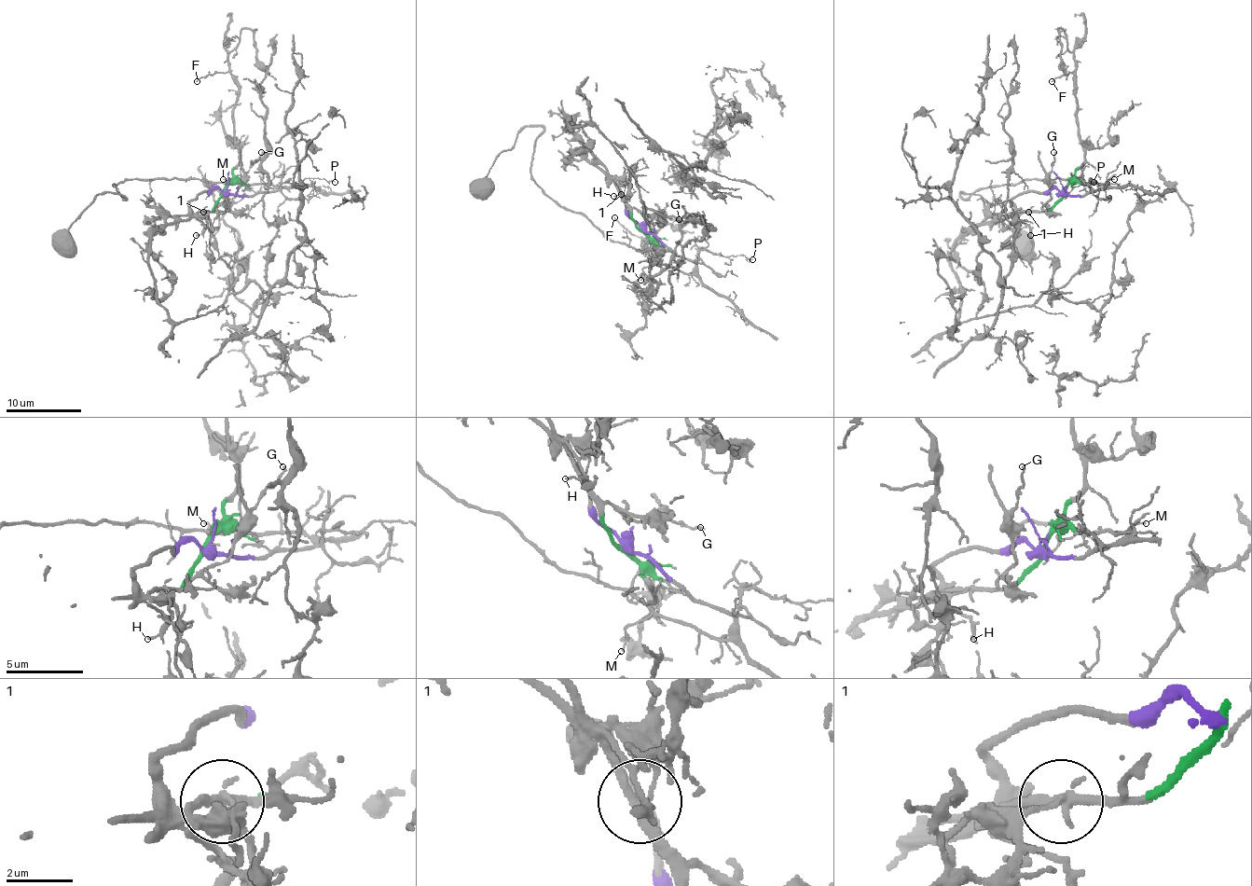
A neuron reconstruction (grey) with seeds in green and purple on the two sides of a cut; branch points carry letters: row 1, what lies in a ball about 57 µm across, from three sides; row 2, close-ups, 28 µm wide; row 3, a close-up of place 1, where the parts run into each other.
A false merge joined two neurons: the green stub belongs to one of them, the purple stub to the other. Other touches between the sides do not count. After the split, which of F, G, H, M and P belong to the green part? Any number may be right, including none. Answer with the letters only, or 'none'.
F, G, H

